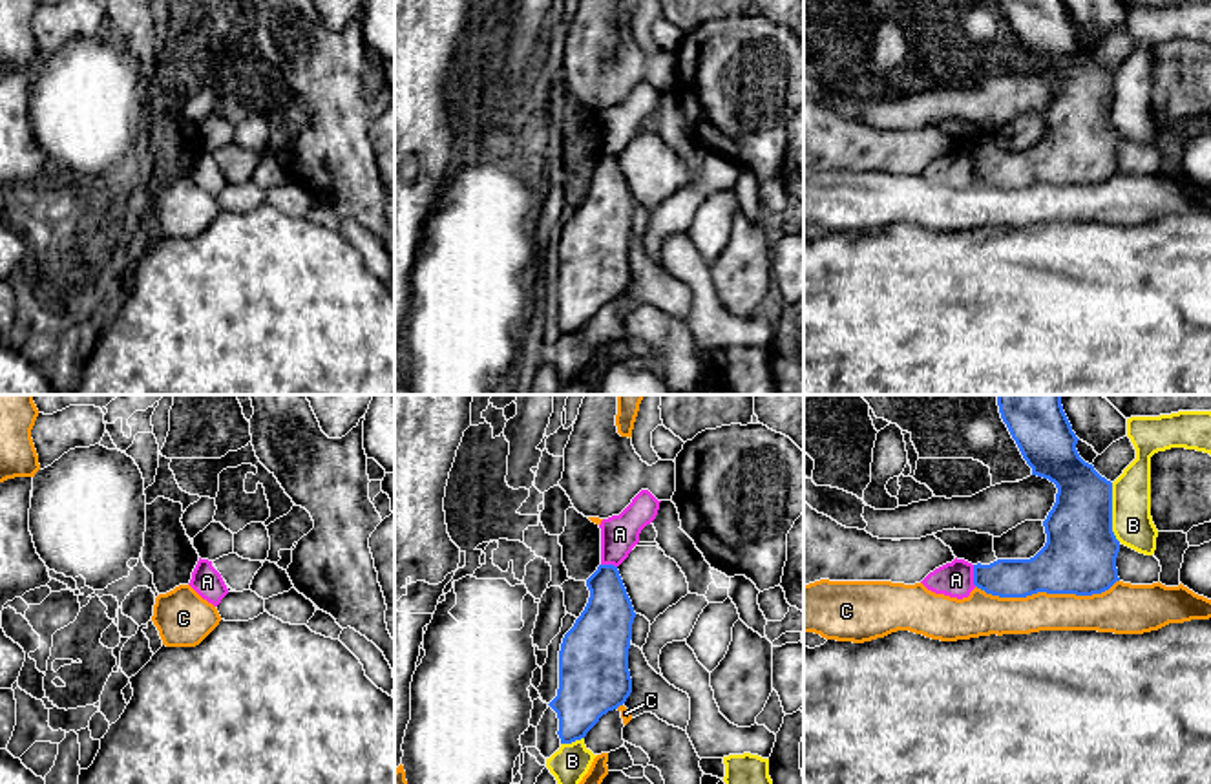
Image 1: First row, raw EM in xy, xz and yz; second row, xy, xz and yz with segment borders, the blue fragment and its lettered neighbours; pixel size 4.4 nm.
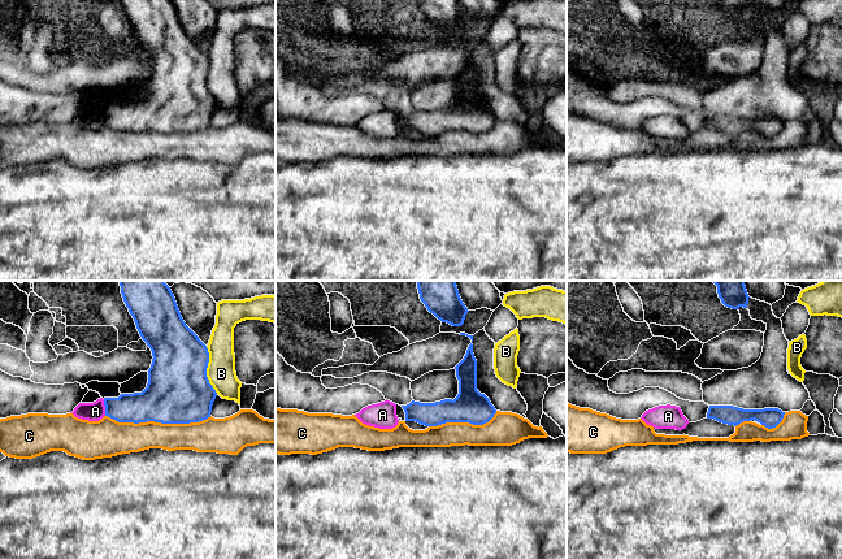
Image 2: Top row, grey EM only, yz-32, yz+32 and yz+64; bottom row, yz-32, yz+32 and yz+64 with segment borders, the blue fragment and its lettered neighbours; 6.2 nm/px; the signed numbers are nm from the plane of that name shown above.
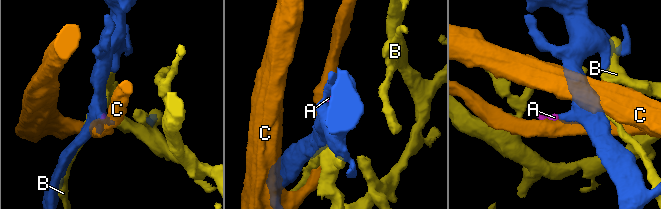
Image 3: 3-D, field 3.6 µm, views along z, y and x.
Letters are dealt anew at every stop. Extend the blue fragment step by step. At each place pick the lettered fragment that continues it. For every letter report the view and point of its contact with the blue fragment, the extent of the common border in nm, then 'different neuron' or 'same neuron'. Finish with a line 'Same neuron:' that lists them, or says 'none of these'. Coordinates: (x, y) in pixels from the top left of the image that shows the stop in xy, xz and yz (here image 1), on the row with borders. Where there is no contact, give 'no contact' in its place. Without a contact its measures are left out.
A: yz (974, 576) | 100 nm | same neuron
B: yz (1111, 512) | 260 nm | different neuron
C: yz (1047, 593) | 650 nm | different neuron
Same neuron: A

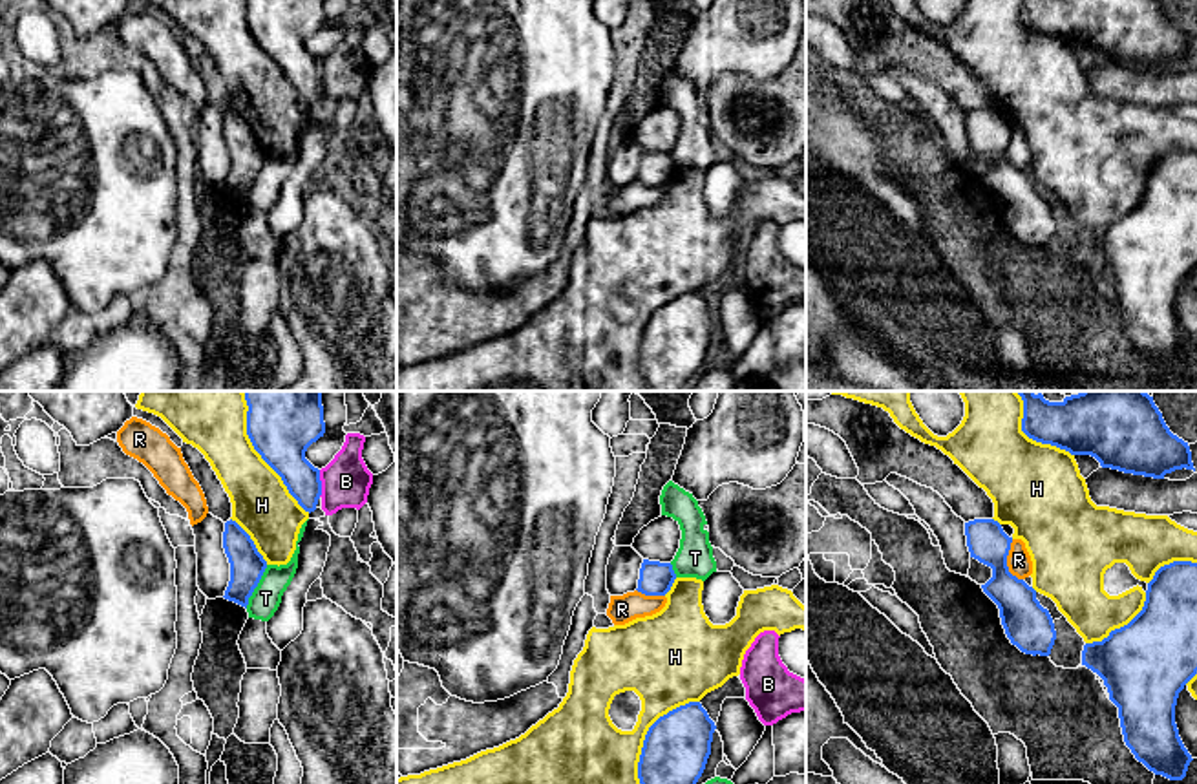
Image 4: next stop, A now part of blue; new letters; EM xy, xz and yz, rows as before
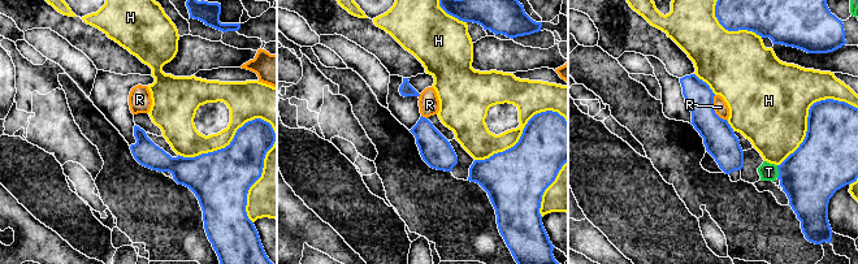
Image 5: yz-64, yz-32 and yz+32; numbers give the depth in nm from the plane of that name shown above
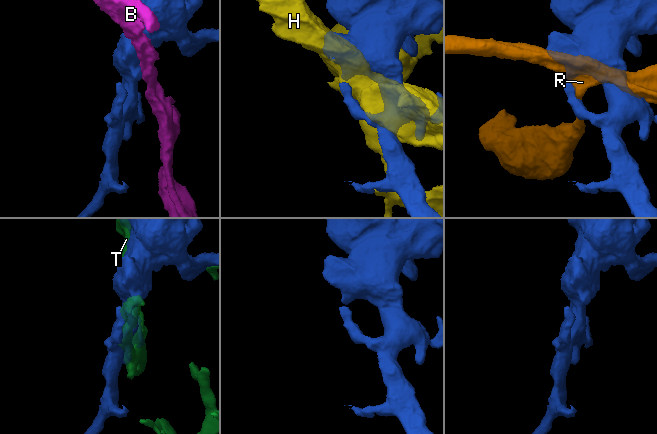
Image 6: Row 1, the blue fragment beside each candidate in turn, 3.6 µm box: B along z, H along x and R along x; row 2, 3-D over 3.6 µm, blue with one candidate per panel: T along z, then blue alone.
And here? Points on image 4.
B: xy (320, 483) | 120 nm | different neuron
H: xy (258, 452) | 600 nm | different neuron
R: yz (1006, 561) | 190 nm | different neuron
T: xy (256, 585) | 220 nm | different neuron
Same neuron: none of these

